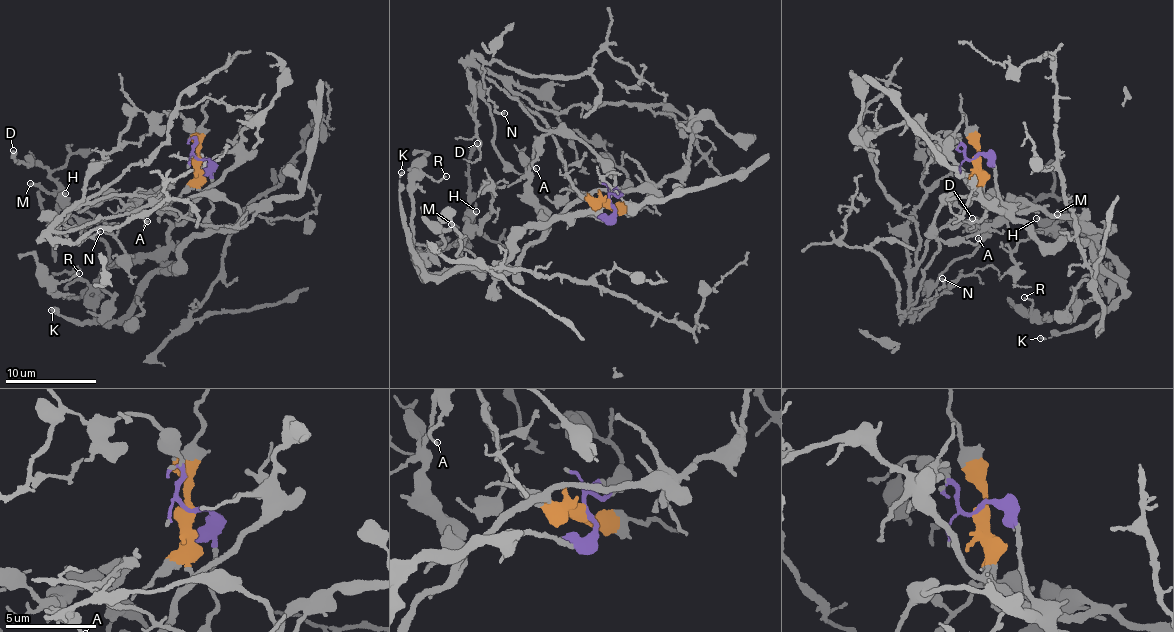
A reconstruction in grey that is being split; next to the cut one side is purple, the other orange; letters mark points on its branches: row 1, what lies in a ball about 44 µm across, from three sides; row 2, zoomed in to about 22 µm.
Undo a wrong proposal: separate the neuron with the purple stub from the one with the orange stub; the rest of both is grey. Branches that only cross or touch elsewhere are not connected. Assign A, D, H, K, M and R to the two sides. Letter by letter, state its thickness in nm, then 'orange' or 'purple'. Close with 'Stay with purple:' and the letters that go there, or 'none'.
A: 150 nm thick; orange
D: 400 nm thick; orange
H: 500 nm thick; orange
K: 130 nm thick; purple
M: 280 nm thick; orange
R: 140 nm thick; orange
Stay with purple: K

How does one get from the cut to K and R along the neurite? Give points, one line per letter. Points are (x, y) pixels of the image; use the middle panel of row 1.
K: (610, 203), (603, 219), (537, 221), (508, 257), (432, 277), (401, 223), (402, 172)
R: (610, 203), (589, 196), (553, 216), (512, 266), (426, 273), (412, 253), (412, 181), (446, 176)

